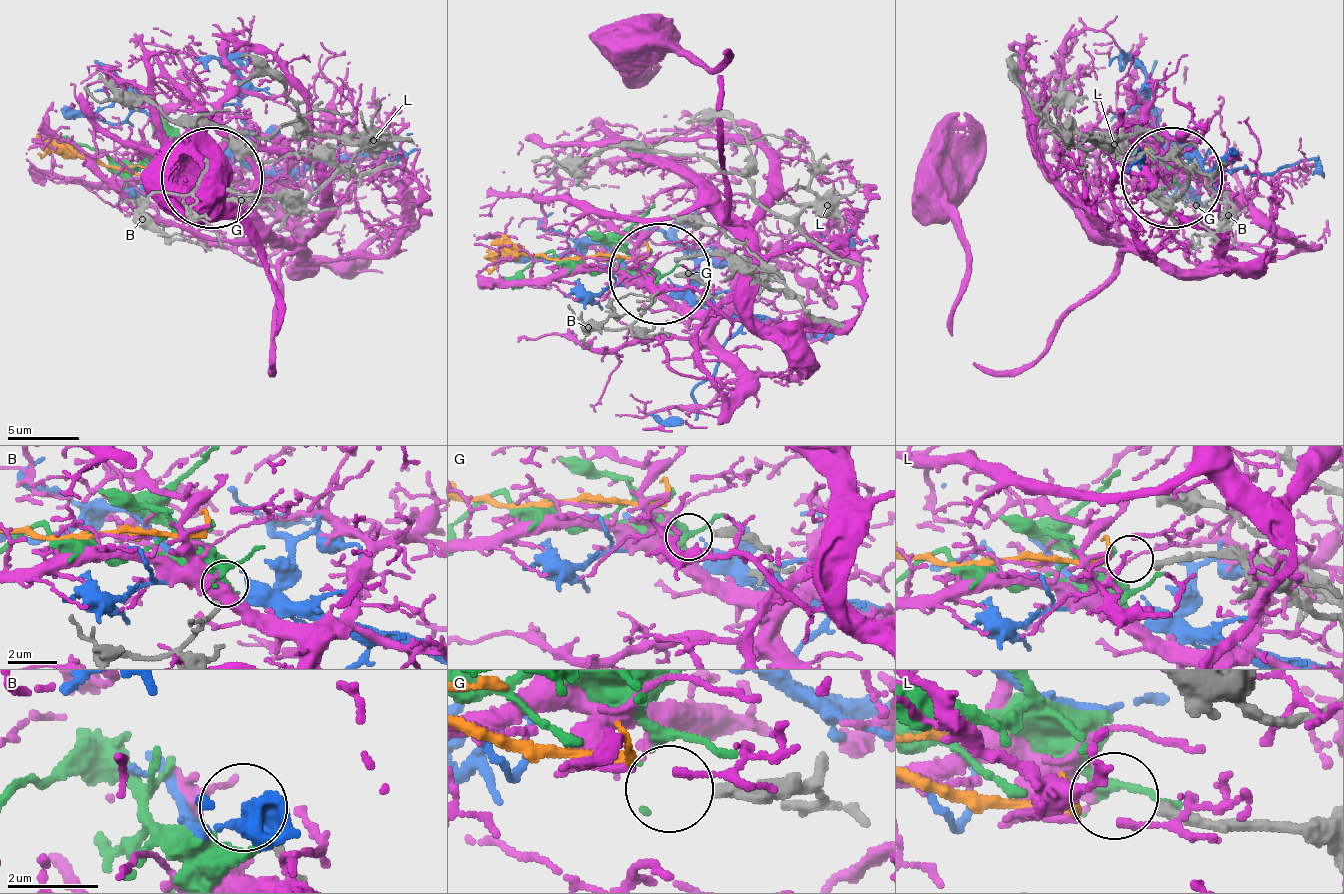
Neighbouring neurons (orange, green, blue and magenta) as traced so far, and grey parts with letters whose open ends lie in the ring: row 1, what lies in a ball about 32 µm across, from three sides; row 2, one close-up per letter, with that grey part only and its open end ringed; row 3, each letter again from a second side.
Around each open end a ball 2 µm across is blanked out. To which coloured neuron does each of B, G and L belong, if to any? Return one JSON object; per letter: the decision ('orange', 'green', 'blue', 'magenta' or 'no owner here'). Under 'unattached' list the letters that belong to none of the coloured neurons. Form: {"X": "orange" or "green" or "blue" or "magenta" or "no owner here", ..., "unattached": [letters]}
{"B": "no owner here", "G": "no owner here", "L": "orange", "unattached": ["B", "G"]}

